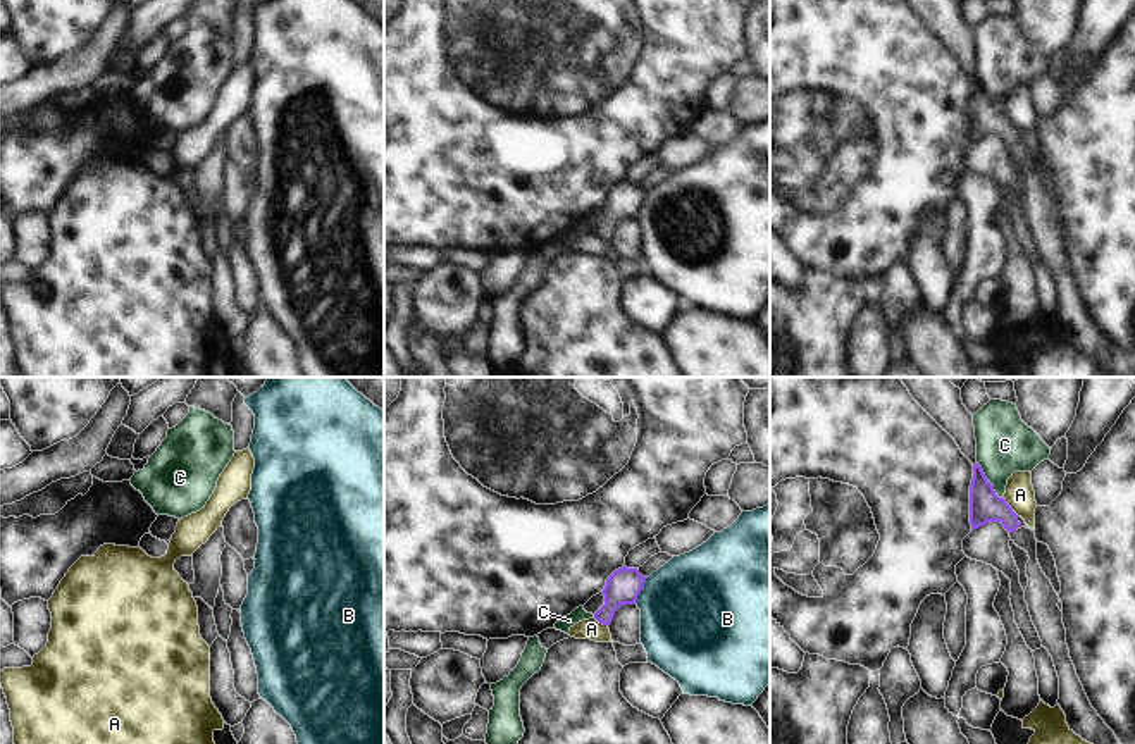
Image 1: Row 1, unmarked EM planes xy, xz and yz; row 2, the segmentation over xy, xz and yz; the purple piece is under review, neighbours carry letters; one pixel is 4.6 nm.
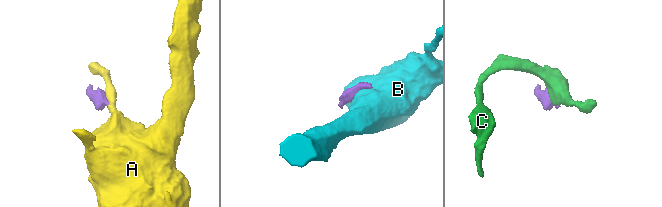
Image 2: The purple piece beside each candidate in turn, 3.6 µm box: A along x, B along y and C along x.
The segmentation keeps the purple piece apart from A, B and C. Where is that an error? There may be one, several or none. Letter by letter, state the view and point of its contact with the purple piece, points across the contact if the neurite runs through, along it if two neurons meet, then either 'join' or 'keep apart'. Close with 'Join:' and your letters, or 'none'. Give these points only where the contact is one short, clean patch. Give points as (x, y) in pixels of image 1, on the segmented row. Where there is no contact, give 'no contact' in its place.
A: yz (1010, 507) | along yz (1003, 498), (1018, 515) | keep apart
B: xz (641, 589) | keep apart
C: yz (987, 481) | along yz (977, 462), (992, 489), (1003, 498) | keep apart
Join: none

